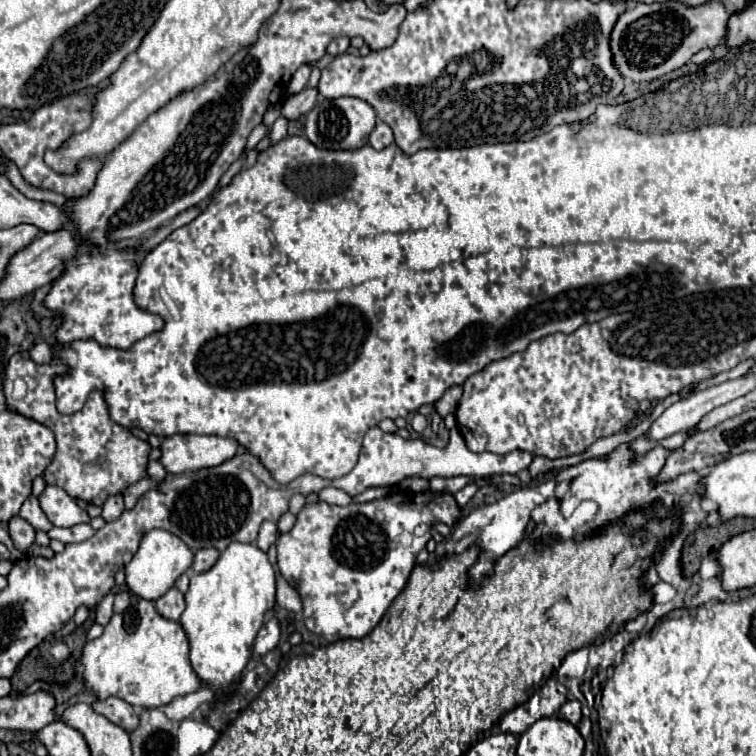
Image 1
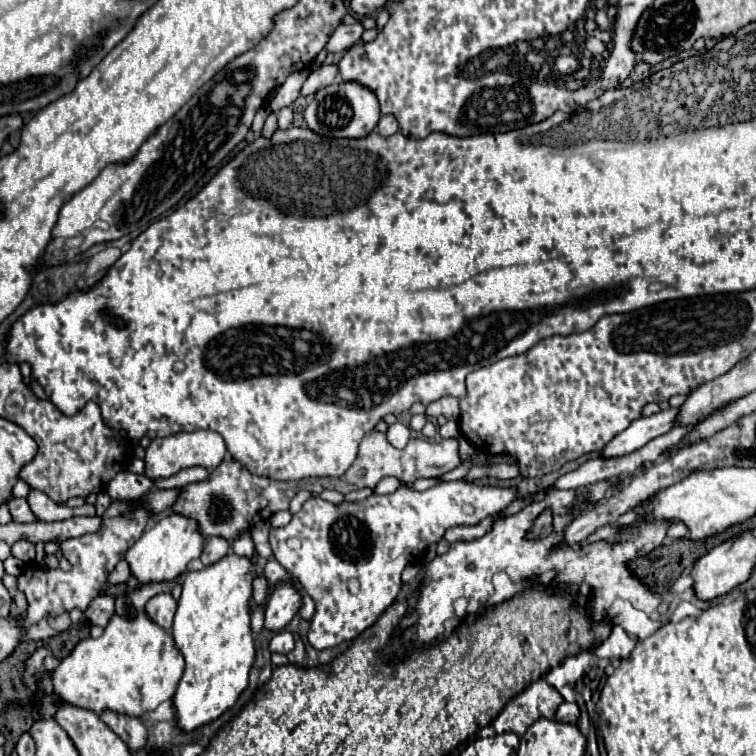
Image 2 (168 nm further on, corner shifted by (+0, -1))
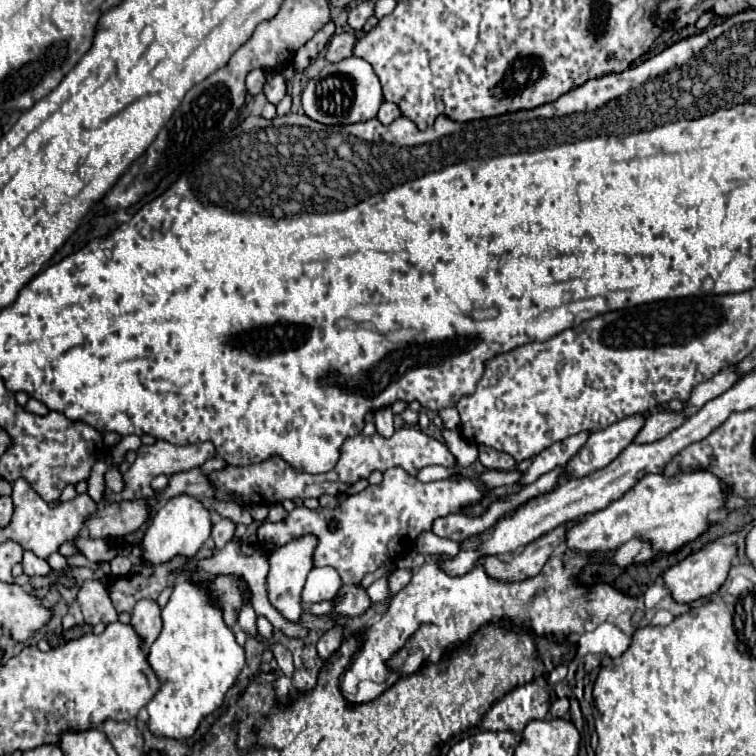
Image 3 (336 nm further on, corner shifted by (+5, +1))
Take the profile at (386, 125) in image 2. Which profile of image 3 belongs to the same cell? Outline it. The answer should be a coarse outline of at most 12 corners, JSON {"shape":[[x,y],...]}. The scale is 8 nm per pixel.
{"shape":[[382,102],[378,120],[390,124],[400,116],[400,108],[392,102]]}

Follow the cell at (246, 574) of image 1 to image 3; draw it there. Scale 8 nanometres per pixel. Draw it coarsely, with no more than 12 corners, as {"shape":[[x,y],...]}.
{"shape":[[180,578],[146,658],[156,736],[222,704],[244,648],[206,586]]}

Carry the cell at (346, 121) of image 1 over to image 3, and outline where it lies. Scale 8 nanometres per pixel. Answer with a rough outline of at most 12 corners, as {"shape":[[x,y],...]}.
{"shape":[[364,58],[326,64],[306,82],[316,122],[356,124],[378,114],[382,86]]}

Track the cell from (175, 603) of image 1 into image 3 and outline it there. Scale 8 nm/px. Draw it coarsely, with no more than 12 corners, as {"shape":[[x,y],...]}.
{"shape":[[140,600],[132,610],[132,628],[142,650],[162,630],[160,606]]}

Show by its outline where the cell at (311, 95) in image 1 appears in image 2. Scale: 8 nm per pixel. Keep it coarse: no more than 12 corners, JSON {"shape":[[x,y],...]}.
{"shape":[[323,64],[313,70],[301,88],[311,96],[337,80],[337,66]]}

